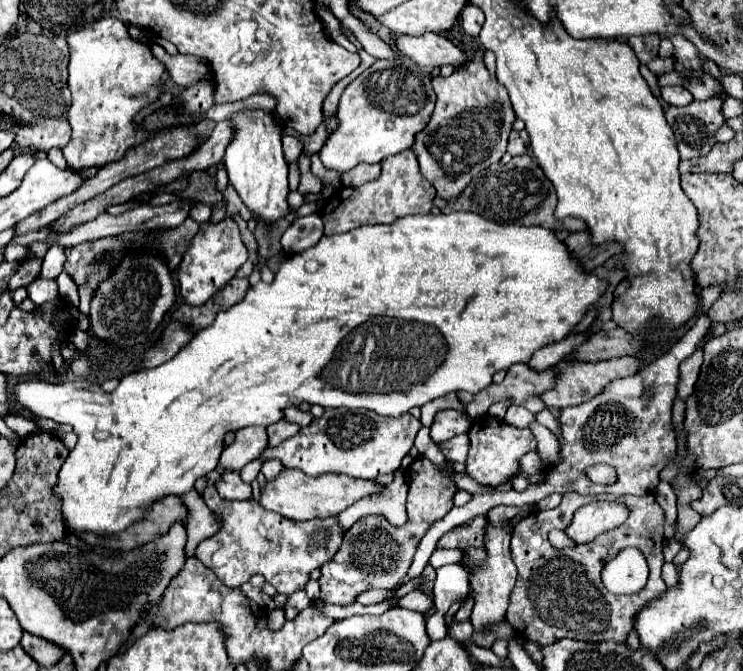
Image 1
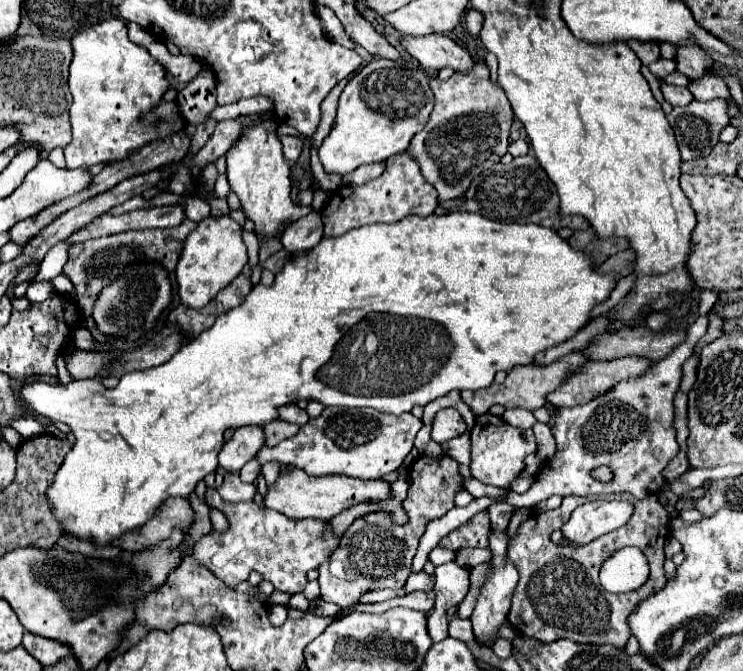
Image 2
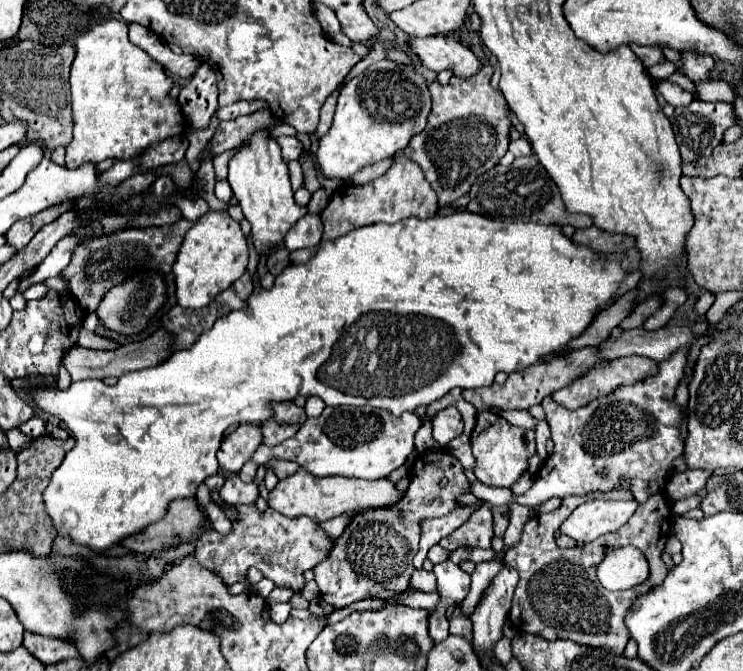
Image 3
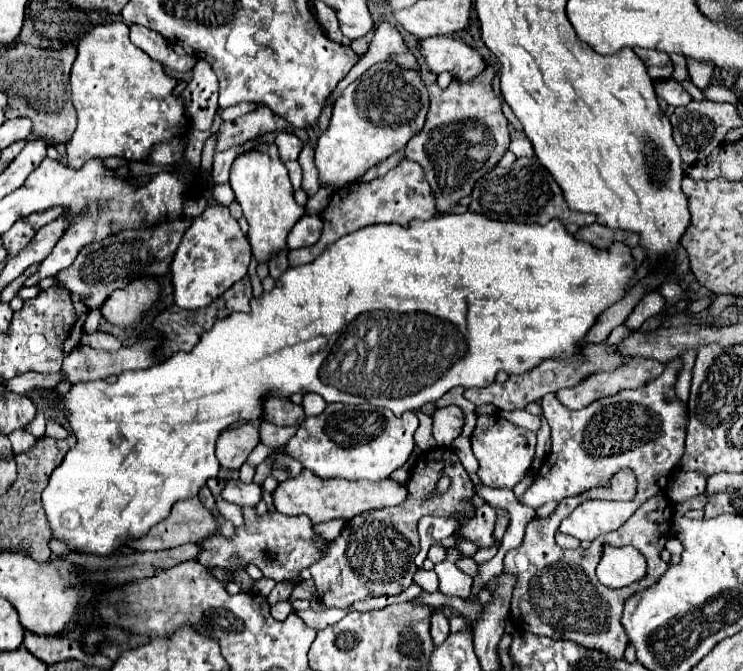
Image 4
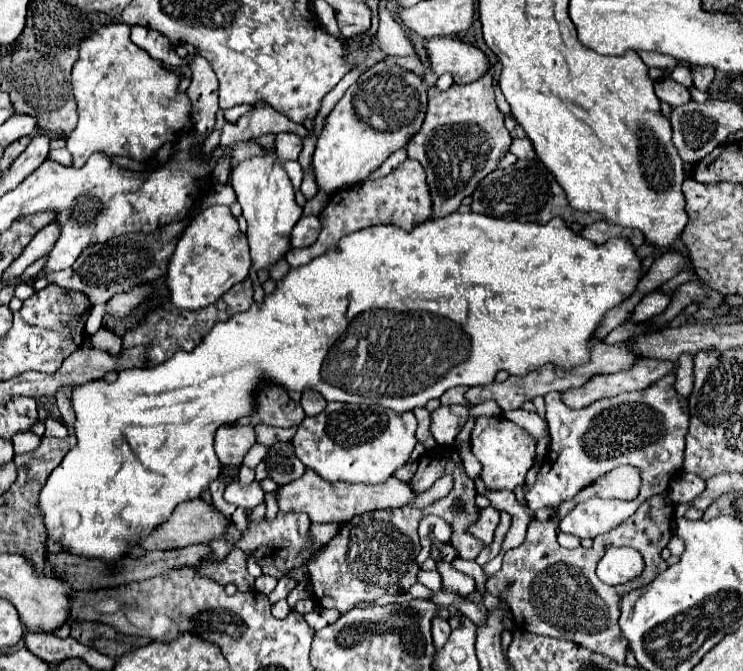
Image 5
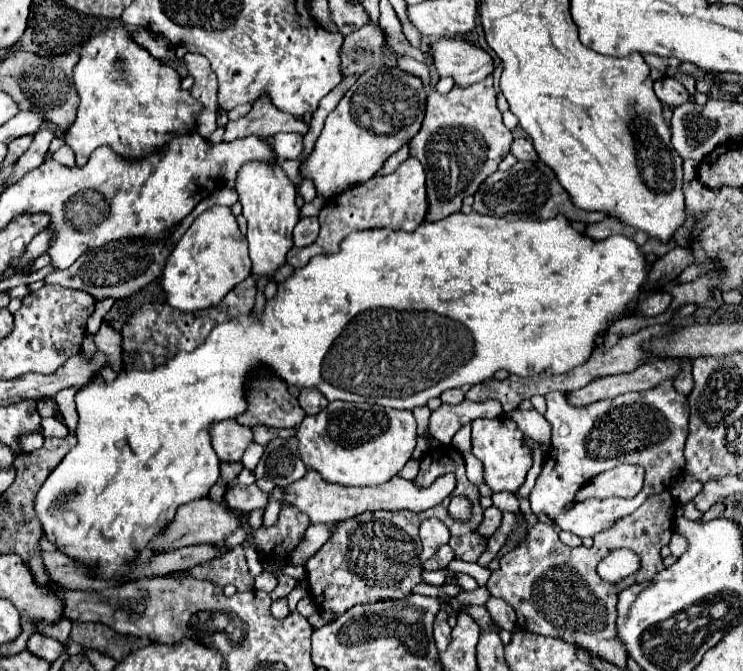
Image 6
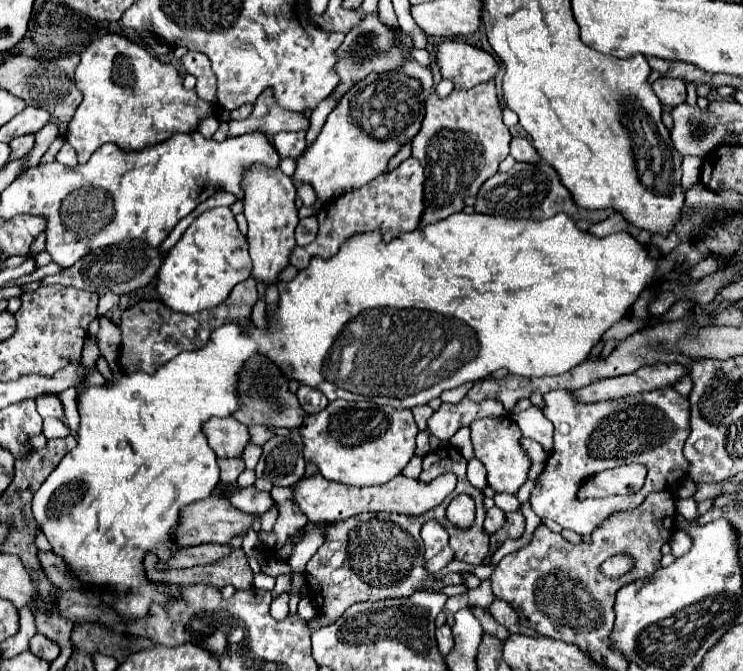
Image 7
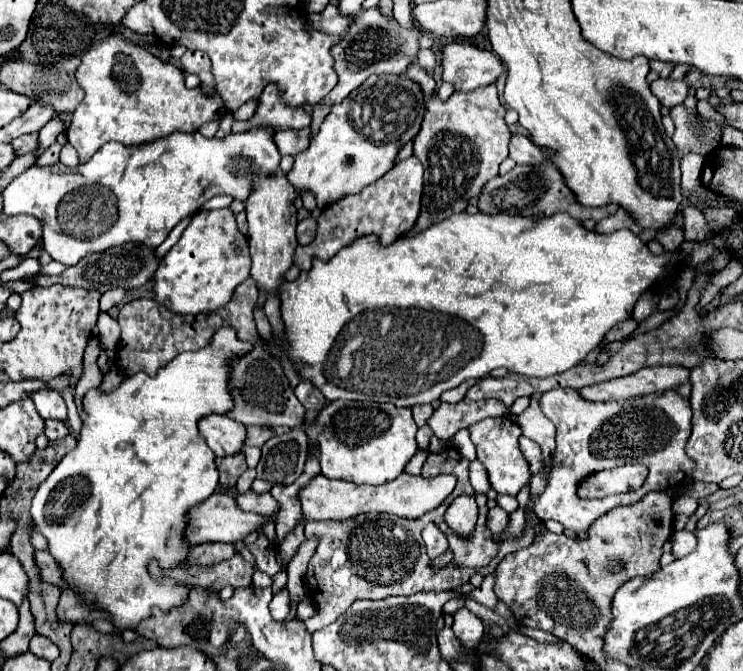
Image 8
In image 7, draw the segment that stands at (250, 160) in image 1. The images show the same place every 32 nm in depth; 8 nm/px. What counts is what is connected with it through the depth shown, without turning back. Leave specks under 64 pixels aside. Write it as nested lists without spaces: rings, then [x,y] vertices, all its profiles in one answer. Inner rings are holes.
[[[248,166],[242,172],[240,188],[244,192],[244,216],[248,220],[248,244],[250,244],[250,258],[252,258],[252,276],[256,280],[264,280],[266,284],[278,282],[278,274],[282,268],[288,266],[288,256],[294,242],[294,228],[298,224],[298,208],[294,206],[296,200],[296,186],[280,168],[264,168],[264,166]]]

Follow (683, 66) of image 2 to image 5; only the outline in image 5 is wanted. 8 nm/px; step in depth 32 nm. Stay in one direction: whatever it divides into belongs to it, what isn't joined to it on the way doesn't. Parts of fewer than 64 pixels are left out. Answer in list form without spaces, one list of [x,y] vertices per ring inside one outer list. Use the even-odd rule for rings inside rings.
[[[690,66],[690,74],[694,78],[694,86],[702,92],[708,92],[712,80],[714,80],[714,70],[712,68],[700,68],[700,66]]]

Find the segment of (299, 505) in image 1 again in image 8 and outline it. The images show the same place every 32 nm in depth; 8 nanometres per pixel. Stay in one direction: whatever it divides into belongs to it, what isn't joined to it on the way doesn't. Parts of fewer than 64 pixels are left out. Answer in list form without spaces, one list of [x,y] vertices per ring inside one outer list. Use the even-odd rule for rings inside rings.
[[[322,474],[312,478],[304,488],[300,488],[298,498],[306,520],[348,520],[364,512],[388,512],[402,518],[420,518],[422,514],[434,510],[436,506],[452,494],[456,486],[456,476],[440,474],[430,480],[422,476],[400,474],[396,480],[380,486],[356,486],[344,480],[330,480]]]

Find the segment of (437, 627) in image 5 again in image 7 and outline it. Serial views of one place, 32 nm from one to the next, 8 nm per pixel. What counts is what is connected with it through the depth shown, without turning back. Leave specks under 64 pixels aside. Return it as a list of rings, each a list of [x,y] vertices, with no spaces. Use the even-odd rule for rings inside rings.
[[[444,624],[444,626],[436,628],[436,642],[438,642],[438,648],[440,648],[442,654],[448,654],[448,652],[450,652],[450,648],[452,648],[452,644],[454,644],[452,634],[450,634],[450,626]]]

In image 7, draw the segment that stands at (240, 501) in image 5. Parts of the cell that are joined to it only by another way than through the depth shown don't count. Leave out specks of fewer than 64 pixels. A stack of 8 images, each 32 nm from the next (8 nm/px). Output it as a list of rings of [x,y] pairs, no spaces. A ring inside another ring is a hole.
[[[248,486],[248,488],[234,488],[228,496],[228,500],[232,500],[234,508],[240,508],[242,512],[248,514],[264,514],[266,510],[270,510],[270,506],[274,504],[272,496],[268,492],[260,492],[256,490],[256,486]]]

